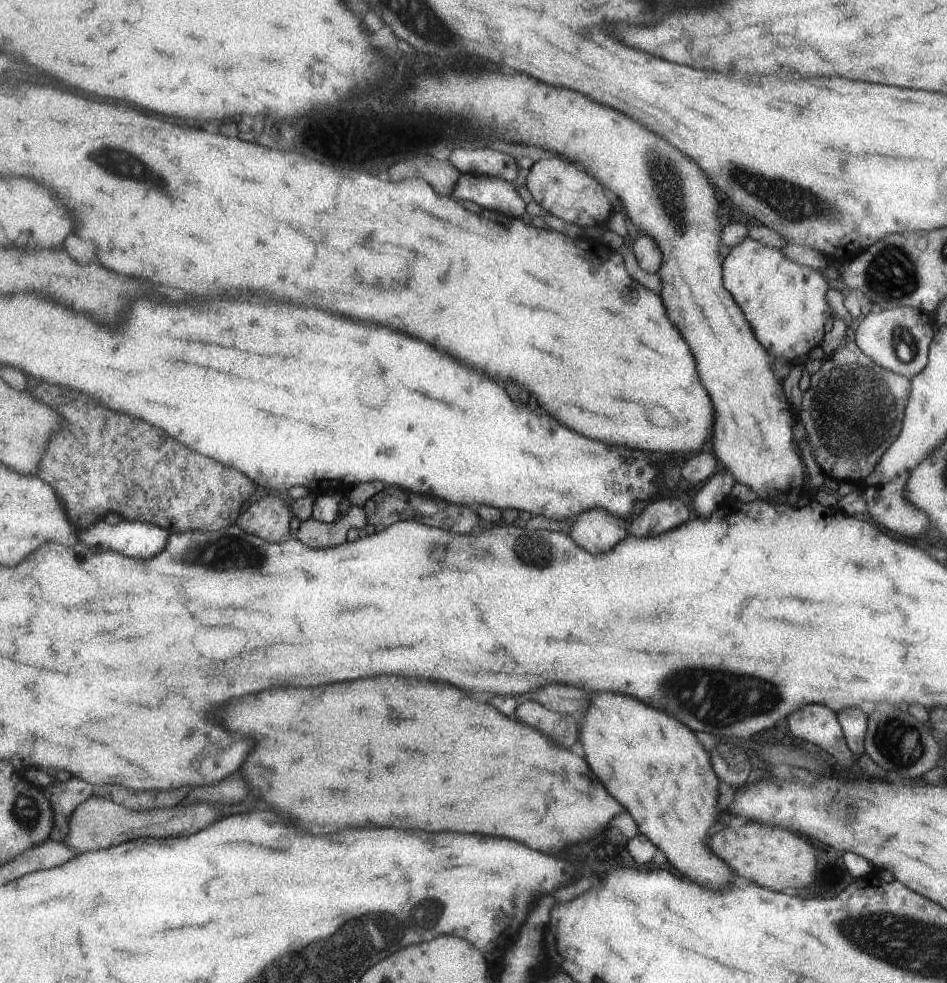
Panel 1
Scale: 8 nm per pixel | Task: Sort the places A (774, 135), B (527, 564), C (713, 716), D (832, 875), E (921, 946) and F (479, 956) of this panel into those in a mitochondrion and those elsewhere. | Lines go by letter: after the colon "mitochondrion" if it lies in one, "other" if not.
A: other
B: mitochondrion
C: mitochondrion
D: other
E: mitochondrion
F: other

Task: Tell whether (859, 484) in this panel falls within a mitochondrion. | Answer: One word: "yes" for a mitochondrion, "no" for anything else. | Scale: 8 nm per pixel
no

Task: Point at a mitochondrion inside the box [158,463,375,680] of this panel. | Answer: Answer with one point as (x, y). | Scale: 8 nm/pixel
(236, 552)

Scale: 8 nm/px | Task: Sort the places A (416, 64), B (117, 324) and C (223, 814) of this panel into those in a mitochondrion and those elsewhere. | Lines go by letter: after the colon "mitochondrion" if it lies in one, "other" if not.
A: mitochondrion
B: other
C: other

